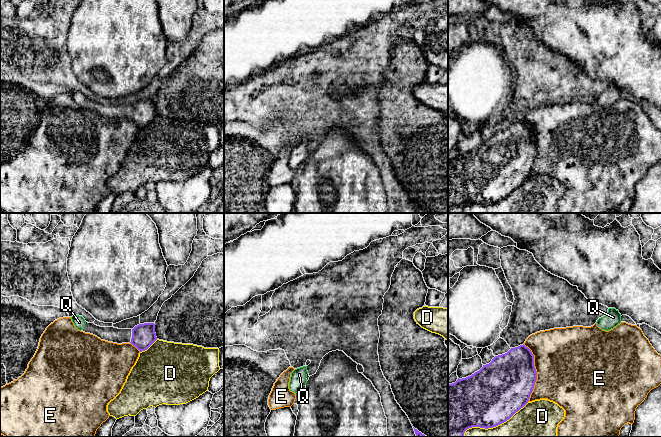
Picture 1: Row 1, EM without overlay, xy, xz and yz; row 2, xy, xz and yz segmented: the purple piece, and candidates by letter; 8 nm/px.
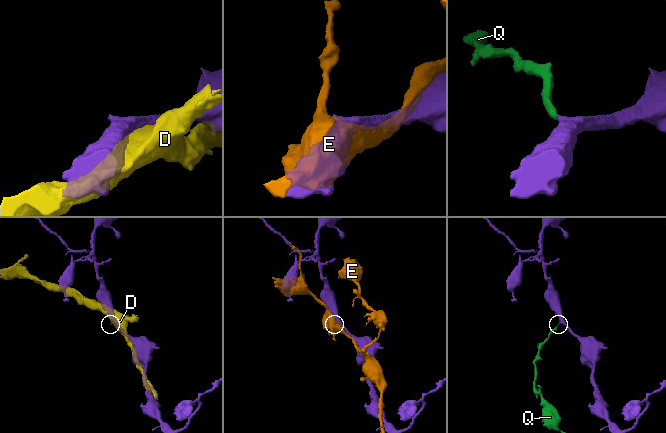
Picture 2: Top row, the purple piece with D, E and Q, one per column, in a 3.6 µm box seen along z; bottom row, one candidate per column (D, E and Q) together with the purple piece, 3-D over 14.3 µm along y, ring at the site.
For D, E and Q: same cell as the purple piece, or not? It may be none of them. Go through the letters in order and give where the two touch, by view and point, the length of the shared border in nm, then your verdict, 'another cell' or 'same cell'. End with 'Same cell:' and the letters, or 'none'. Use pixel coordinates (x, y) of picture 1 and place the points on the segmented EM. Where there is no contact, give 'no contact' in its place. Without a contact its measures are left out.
D: contact xy (148, 347); length 180 nm; another cell
E: contact yz (536, 372); length 460 nm; another cell
Q: contact yz (598, 325); length 40 nm; same cell
Same cell: Q

